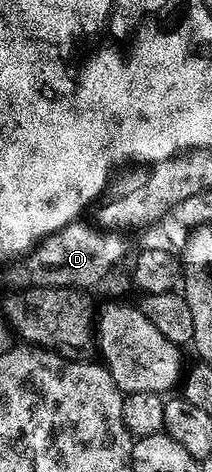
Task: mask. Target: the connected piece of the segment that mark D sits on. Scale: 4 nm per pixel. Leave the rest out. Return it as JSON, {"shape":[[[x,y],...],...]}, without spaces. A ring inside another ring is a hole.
{"shape":[[[87,219],[70,221],[61,231],[57,231],[45,238],[26,256],[26,259],[22,262],[24,265],[19,269],[19,277],[24,281],[22,284],[27,287],[44,285],[54,289],[87,291],[90,285],[95,285],[98,281],[105,280],[122,263],[123,256],[127,253],[127,241],[122,236],[124,234],[116,231],[114,228],[100,227],[95,223],[90,225]]]}

